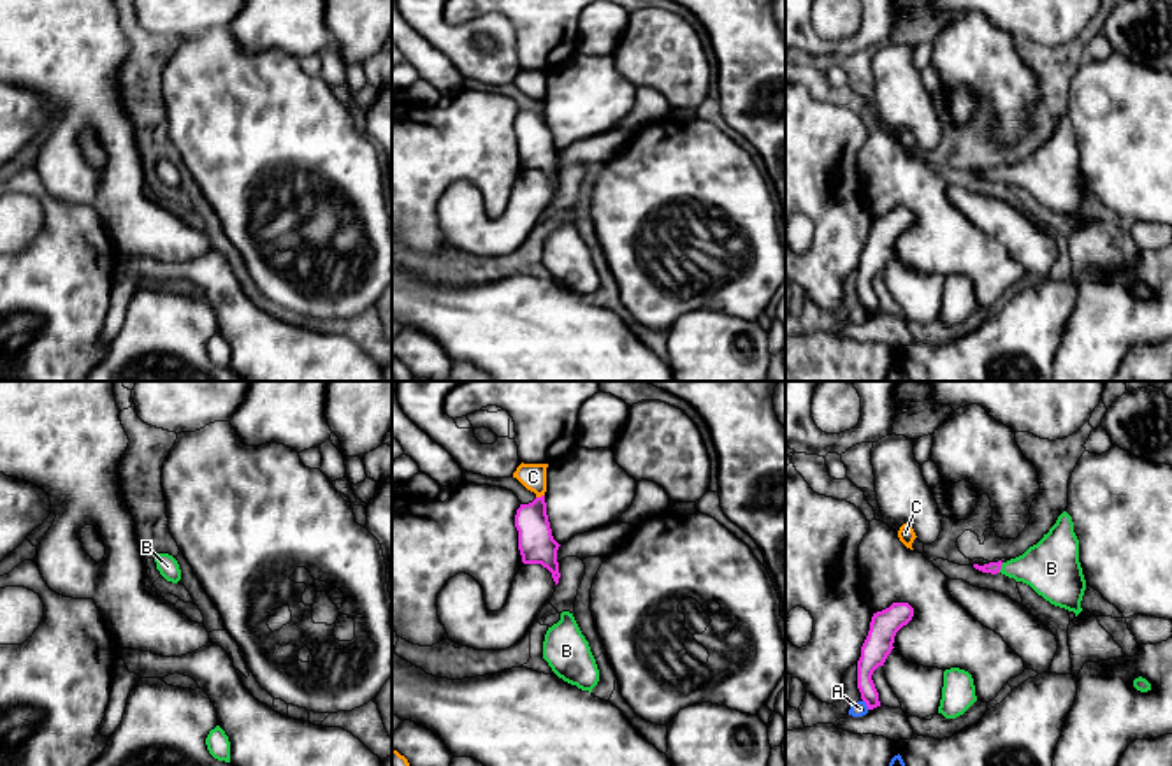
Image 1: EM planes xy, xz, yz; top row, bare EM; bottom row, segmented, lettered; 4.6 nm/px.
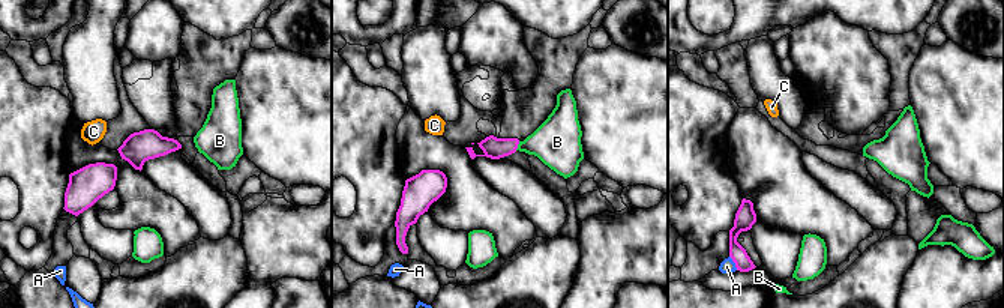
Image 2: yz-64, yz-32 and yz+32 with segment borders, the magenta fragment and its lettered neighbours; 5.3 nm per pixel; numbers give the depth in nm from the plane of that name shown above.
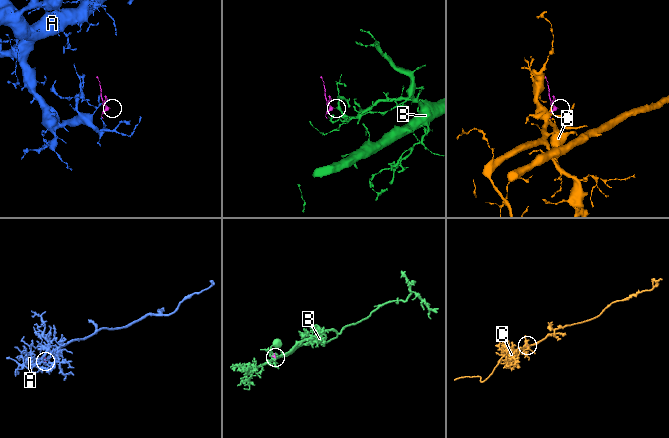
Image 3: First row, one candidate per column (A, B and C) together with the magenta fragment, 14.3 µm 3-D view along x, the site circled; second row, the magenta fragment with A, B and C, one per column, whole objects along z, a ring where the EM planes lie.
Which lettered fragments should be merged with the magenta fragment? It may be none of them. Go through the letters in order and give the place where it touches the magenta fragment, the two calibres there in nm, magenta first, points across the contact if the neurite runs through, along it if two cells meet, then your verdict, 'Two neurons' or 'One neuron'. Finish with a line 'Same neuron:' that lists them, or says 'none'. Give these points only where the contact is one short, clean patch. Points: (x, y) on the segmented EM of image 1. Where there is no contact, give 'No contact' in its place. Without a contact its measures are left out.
A: Touches magenta at yz (867, 705). Thickness 130 nm (magenta) against 70 nm. Boundary: yz (863, 700), (868, 708). Two neurons
B: Touches magenta at yz (1000, 568). Thickness 60 nm (magenta) against 260 nm. Path across: yz (993, 568), (1000, 568), (1051, 568). One neuron
C: Touches magenta at xz (542, 496). Thickness 170 nm (magenta) against 120 nm. Two neurons
Same neuron: B

